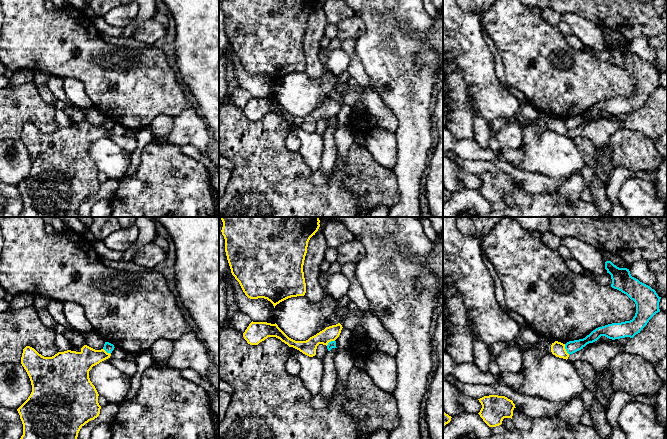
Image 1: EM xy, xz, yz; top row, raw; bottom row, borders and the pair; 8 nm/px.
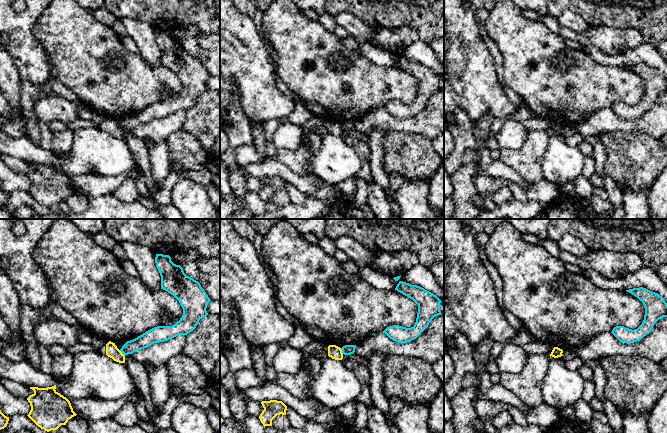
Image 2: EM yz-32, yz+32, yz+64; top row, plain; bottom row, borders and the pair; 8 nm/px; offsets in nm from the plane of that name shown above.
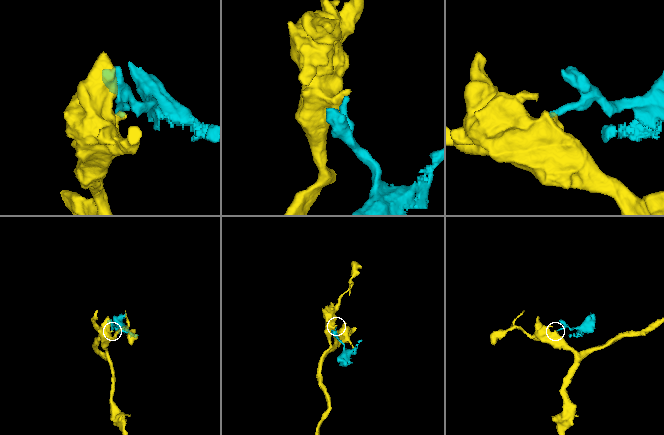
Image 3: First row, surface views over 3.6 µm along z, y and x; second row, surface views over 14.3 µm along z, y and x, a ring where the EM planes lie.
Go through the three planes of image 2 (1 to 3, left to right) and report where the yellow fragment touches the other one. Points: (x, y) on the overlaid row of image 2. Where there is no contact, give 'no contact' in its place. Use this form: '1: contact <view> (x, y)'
1: contact yz-32 (122, 353)
2: contact yz+32 (342, 351)
3: no contact

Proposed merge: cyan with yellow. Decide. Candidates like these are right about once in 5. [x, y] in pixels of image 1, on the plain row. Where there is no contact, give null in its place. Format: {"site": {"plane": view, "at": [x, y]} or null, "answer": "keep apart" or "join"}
{"site": {"plane": "yz", "at": [565, 124]}, "answer": "keep apart"}

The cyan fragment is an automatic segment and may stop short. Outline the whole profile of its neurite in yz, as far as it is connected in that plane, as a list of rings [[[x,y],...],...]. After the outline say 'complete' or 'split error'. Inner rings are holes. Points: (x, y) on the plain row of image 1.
[[[611,37],[605,38],[605,45],[611,51],[611,63],[626,70],[635,78],[635,92],[630,97],[598,103],[583,115],[567,118],[565,125],[569,131],[583,125],[589,119],[597,117],[601,112],[612,116],[625,113],[633,114],[640,109],[656,89],[660,88],[661,73],[650,62],[632,53],[629,45],[619,44]]] | complete

